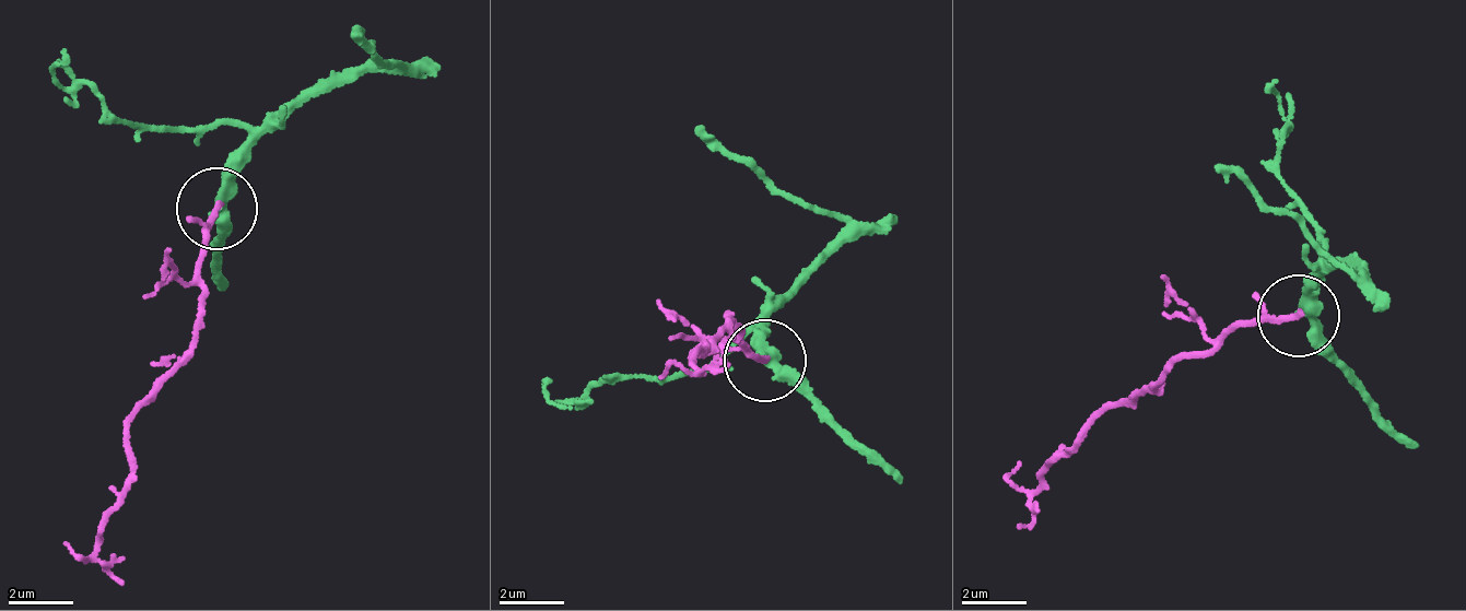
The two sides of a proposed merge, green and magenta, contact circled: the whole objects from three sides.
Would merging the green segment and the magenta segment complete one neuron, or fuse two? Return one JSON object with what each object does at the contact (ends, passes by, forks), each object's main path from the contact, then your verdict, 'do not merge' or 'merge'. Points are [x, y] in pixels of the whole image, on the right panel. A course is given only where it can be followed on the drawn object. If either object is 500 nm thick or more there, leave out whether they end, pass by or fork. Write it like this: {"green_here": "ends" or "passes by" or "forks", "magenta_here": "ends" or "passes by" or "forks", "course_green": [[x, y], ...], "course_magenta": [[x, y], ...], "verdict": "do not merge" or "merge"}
{"green_here": "passes by", "magenta_here": "passes by", "course_green": [[1298, 315], [1343, 263], [1356, 274], [1211, 167]], "course_magenta": [[1298, 315], [1259, 316], [1126, 396], [1058, 456], [1034, 505], [1018, 521]], "verdict": "merge"}

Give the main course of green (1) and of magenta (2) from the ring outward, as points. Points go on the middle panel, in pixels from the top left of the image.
1: (765, 357), (784, 305), (844, 223), (694, 127)
2: (765, 357), (742, 345), (732, 313), (700, 355), (700, 350), (708, 374), (719, 353)

